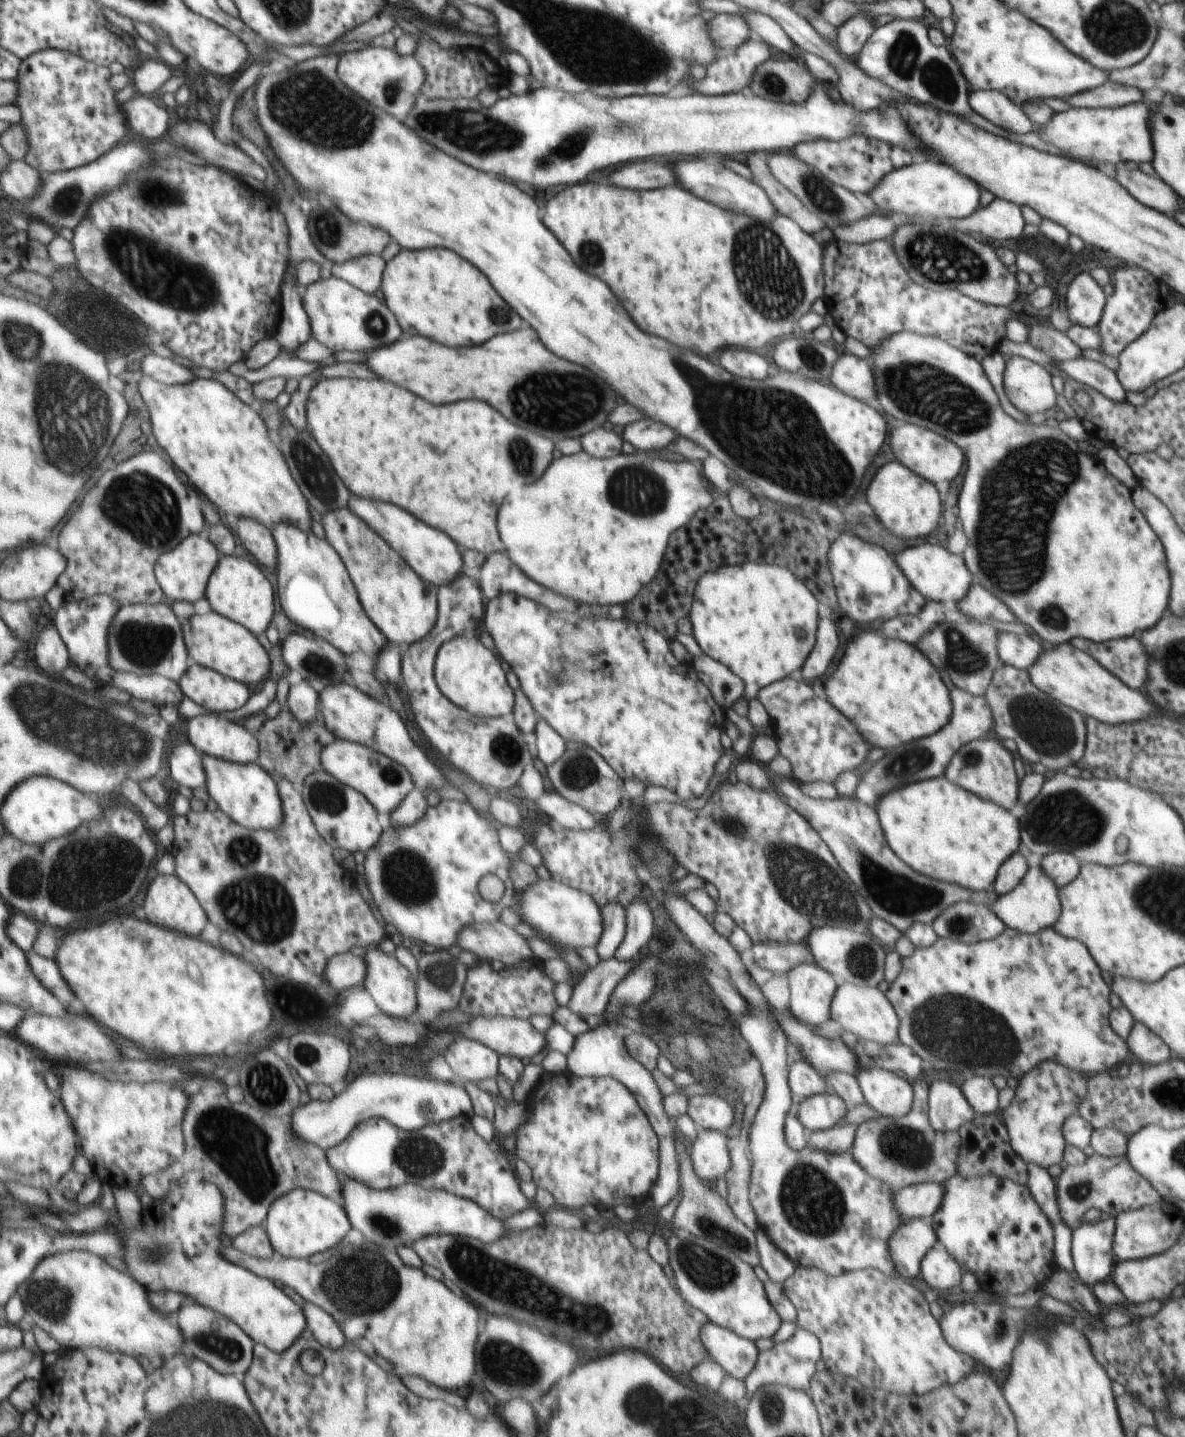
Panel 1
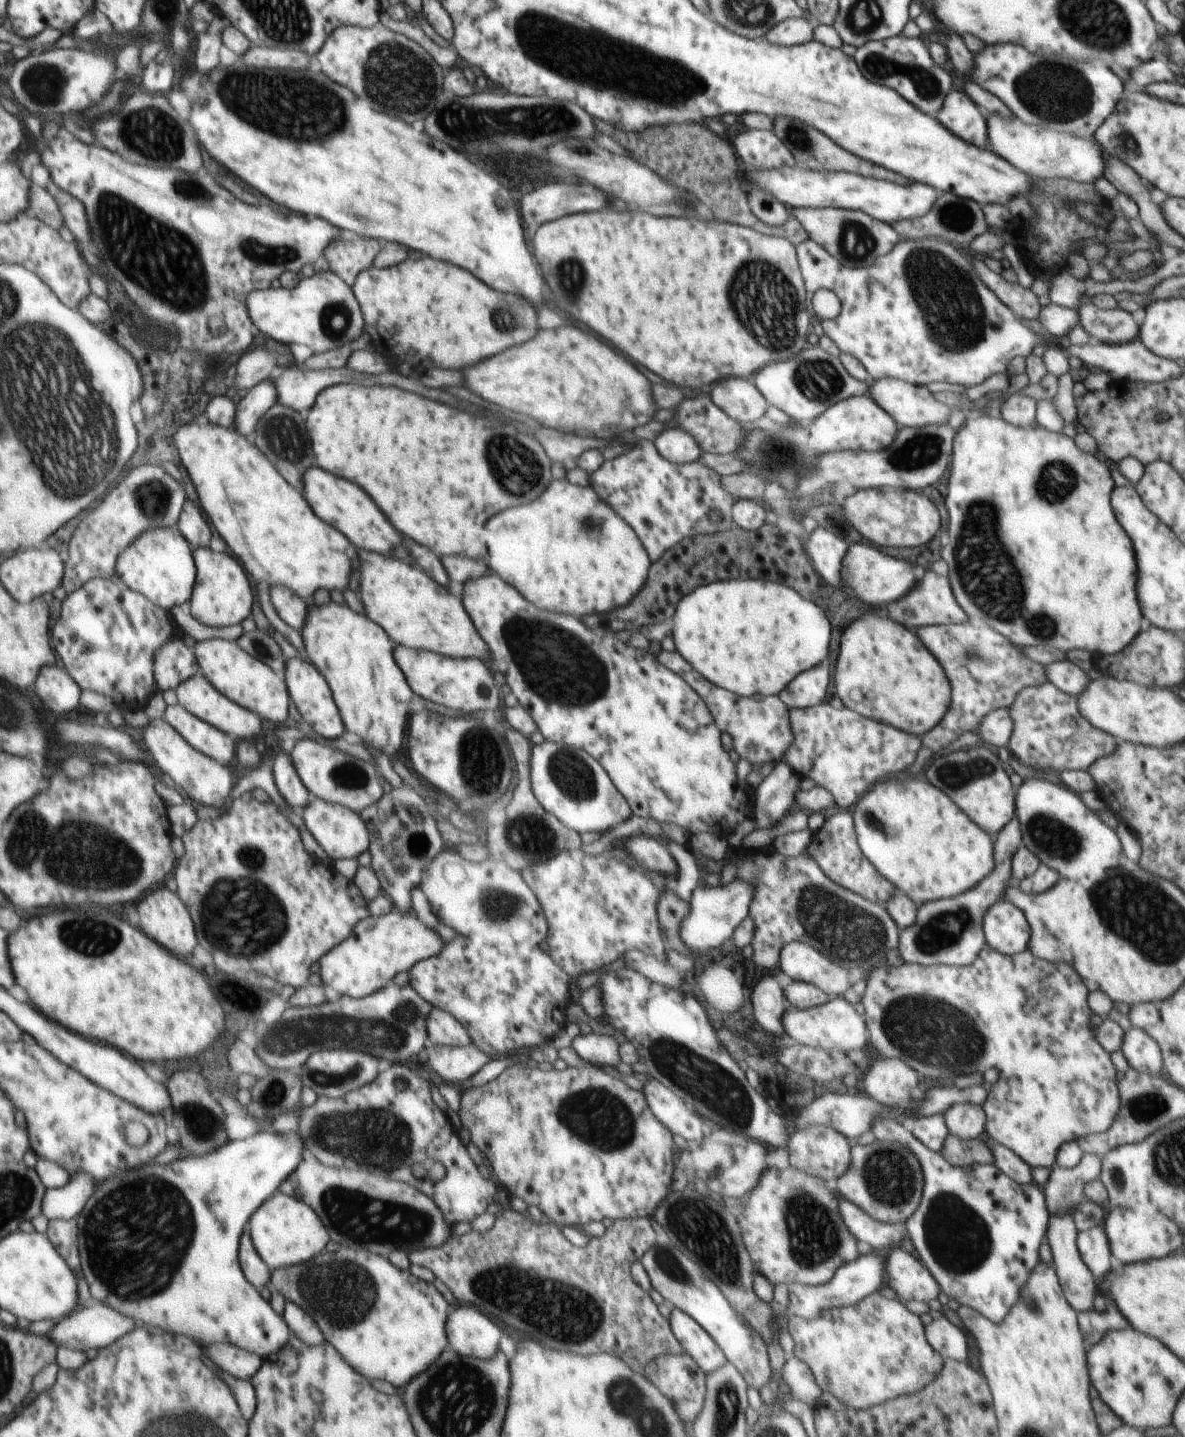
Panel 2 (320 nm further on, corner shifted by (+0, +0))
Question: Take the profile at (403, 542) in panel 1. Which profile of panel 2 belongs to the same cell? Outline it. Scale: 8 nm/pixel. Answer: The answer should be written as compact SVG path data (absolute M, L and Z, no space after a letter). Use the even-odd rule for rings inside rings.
M318 465L306 468L301 474L301 481L300 492L312 512L322 522L340 530L354 546L389 556L392 548L402 542L402 536L394 530L394 526L386 520L386 516L378 510L378 506L370 500L370 496L354 482L348 482L345 478L325 471Z

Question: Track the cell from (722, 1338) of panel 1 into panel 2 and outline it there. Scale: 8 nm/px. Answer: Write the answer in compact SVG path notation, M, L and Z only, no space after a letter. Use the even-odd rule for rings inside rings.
M671 1308L669 1325L683 1352L690 1355L706 1375L727 1362L725 1354L714 1339L688 1314Z

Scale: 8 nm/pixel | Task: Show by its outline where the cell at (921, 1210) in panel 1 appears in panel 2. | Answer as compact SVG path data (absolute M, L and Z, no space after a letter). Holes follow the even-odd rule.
M845 1198L838 1199L838 1210L842 1214L842 1220L848 1228L848 1232L855 1237L863 1250L878 1250L888 1248L890 1244L896 1244L902 1236L904 1223L898 1223L896 1227L891 1224L882 1224L880 1220L871 1219L864 1211L860 1212L858 1206Z

